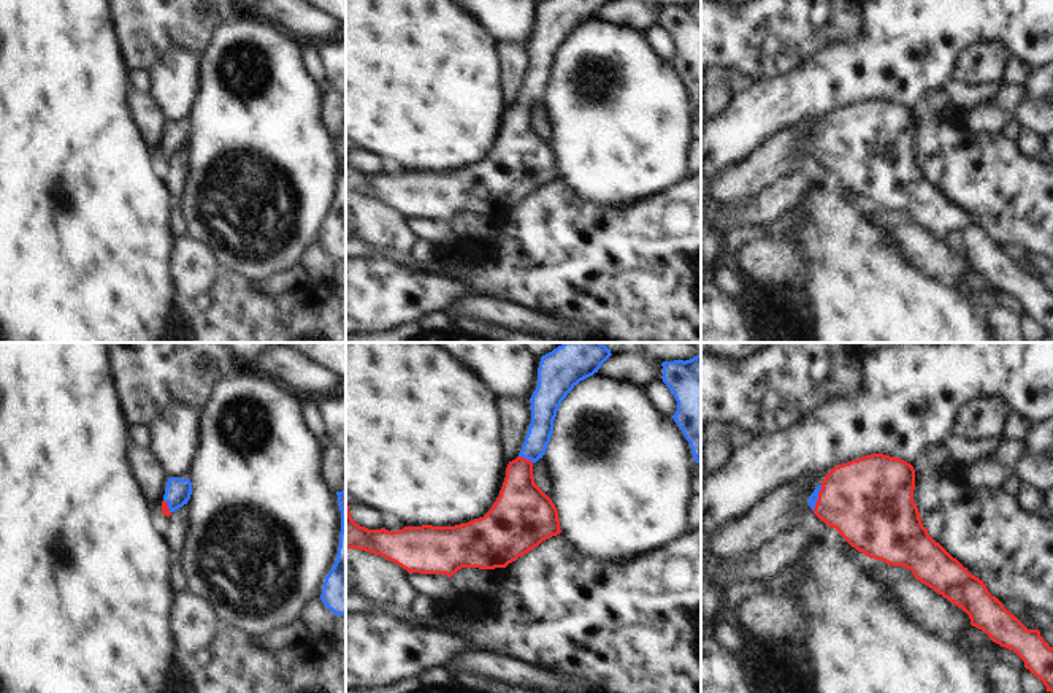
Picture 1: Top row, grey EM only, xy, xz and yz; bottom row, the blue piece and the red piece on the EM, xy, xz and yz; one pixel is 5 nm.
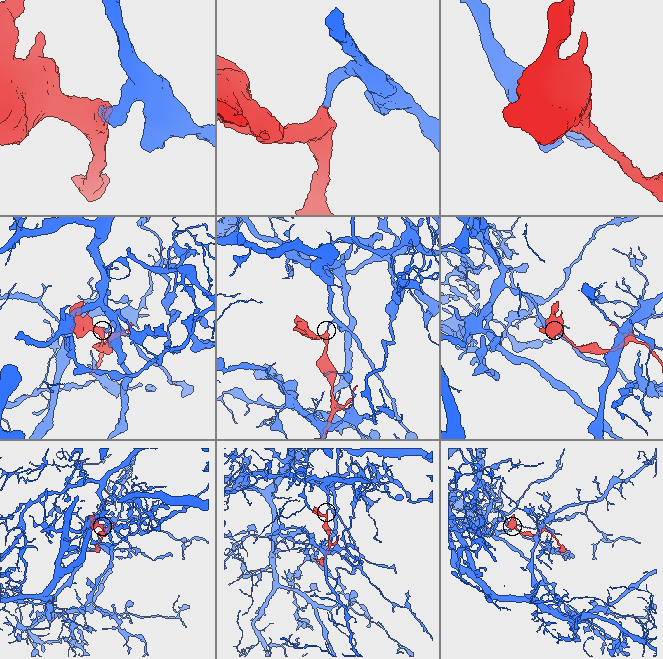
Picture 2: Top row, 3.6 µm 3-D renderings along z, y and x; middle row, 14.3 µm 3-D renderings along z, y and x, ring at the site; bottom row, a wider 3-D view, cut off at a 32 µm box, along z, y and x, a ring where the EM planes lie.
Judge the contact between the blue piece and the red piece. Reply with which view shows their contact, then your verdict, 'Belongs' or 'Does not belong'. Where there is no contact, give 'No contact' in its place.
Touches blue in yz. Belongs.

